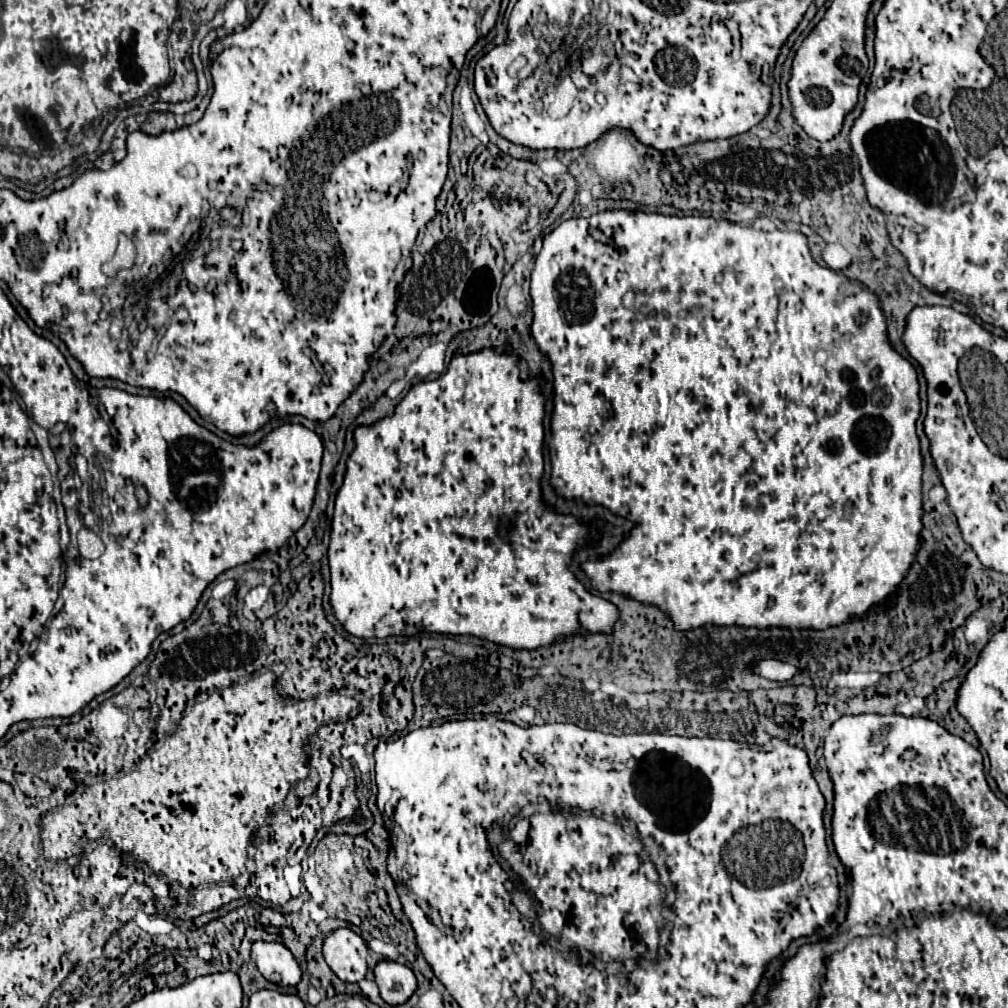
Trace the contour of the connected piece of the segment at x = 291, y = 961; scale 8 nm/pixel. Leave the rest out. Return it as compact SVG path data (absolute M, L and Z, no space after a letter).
M255 941L251 959L261 975L281 987L295 987L301 981L301 969L291 951L281 943Z

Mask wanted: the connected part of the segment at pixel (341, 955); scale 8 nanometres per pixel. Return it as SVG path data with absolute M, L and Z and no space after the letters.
M337 929L327 935L323 943L323 955L331 971L345 983L359 983L369 971L369 949L365 941L351 929Z

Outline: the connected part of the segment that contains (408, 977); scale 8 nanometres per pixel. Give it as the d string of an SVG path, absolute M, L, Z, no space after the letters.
M381 961L375 967L375 983L379 987L381 999L395 1007L409 1001L417 989L417 979L407 965L395 961Z

